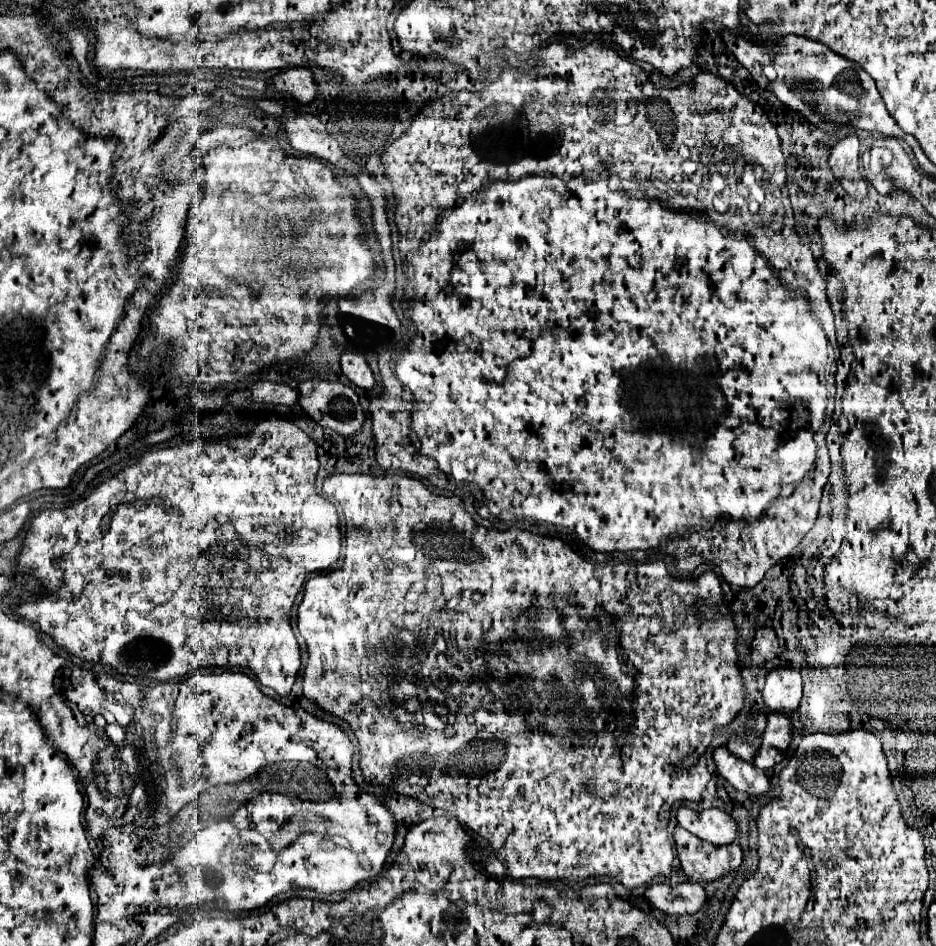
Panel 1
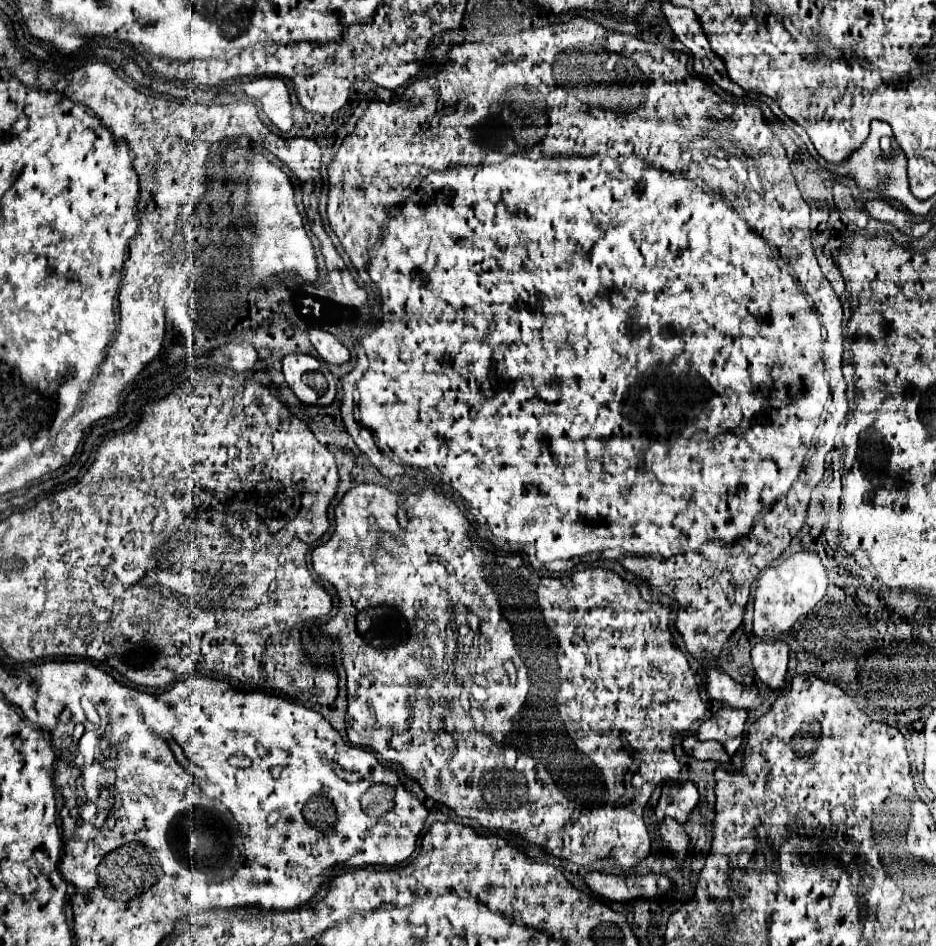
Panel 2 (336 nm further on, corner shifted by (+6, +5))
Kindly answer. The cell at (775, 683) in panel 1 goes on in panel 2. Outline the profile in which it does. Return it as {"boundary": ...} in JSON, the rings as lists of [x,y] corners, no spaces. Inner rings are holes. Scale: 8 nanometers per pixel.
{"boundary":[[[782,641],[758,643],[752,649],[752,665],[762,683],[770,689],[786,687],[786,665],[788,665],[788,645]]]}

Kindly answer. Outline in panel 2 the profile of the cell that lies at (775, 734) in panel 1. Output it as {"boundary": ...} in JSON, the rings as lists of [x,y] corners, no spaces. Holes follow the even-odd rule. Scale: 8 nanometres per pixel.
{"boundary":[[[722,707],[714,717],[710,717],[698,727],[698,739],[700,741],[714,739],[722,743],[726,753],[732,757],[744,741],[746,719],[748,719],[748,711]]]}

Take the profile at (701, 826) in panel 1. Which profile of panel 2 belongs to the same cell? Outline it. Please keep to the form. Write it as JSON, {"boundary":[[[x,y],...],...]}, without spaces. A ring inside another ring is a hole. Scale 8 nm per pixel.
{"boundary":[[[668,783],[662,787],[662,797],[656,807],[656,817],[674,817],[678,823],[686,823],[698,805],[698,791],[694,783]]]}

